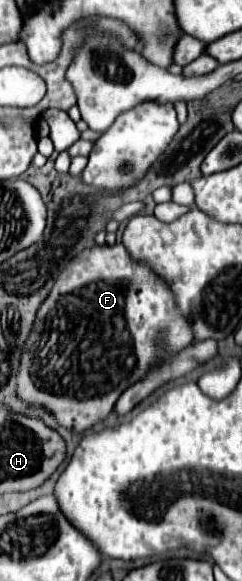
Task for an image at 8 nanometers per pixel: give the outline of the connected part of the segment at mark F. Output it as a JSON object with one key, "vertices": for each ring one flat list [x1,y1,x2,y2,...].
{"vertices":[[122,244,94,246,82,250,58,276,50,296,44,300,30,340,26,342,18,372,18,394,22,400,48,408,56,420,72,432,84,432,104,420,114,408,118,396,140,380,158,356,154,338,158,330,168,330,168,350,178,352,194,342,194,330,174,302,174,292,144,262,132,260]]}

